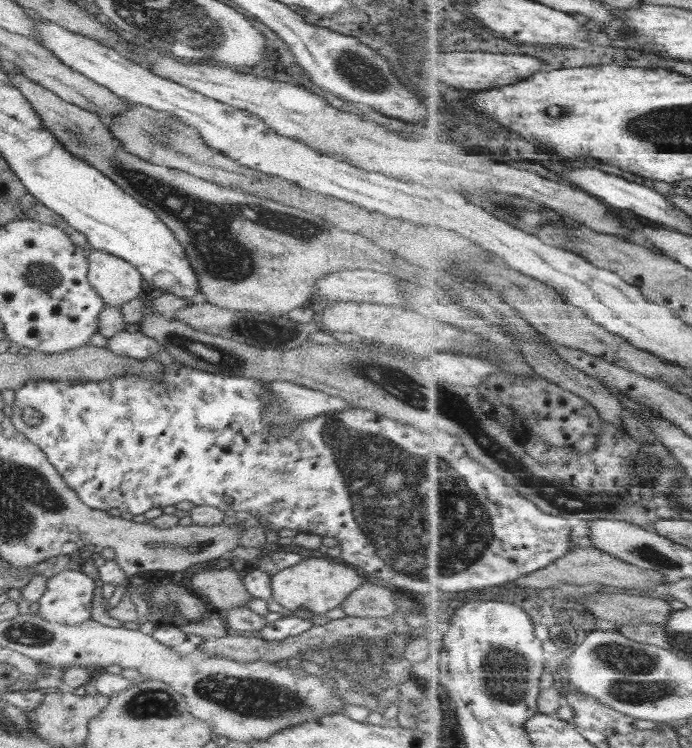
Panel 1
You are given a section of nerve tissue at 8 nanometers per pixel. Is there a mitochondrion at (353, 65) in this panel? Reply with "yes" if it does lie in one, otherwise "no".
yes

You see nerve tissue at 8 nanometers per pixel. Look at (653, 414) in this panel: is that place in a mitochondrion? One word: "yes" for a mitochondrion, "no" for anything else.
no

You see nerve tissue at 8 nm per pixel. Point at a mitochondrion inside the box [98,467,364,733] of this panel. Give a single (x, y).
(255, 698)

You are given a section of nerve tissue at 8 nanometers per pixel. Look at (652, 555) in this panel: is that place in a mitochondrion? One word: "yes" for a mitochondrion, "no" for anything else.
yes

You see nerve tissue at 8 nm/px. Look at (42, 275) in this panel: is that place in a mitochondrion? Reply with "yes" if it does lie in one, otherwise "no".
yes

